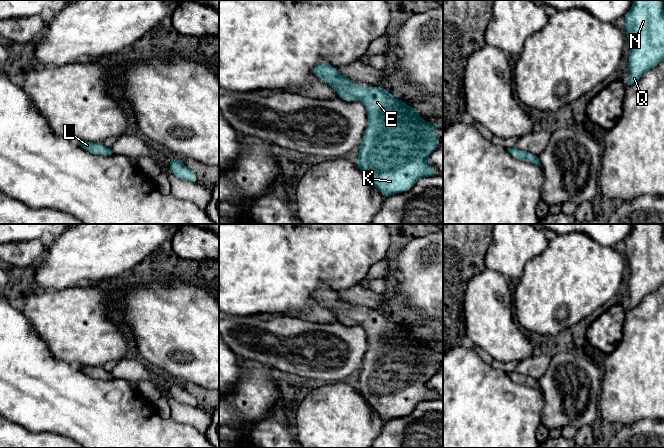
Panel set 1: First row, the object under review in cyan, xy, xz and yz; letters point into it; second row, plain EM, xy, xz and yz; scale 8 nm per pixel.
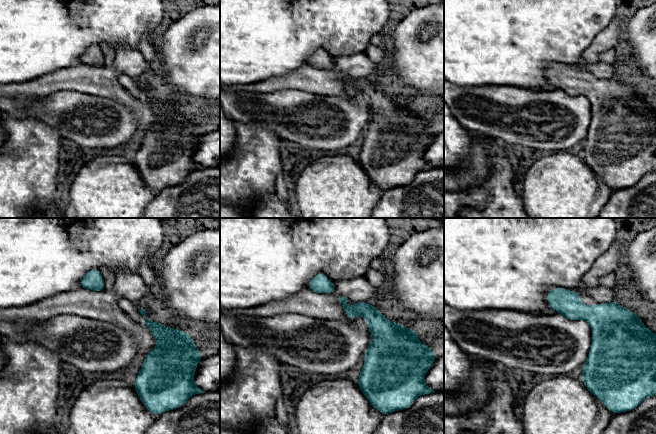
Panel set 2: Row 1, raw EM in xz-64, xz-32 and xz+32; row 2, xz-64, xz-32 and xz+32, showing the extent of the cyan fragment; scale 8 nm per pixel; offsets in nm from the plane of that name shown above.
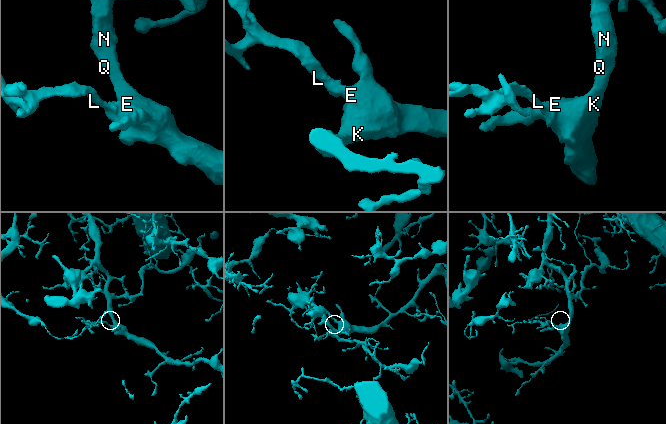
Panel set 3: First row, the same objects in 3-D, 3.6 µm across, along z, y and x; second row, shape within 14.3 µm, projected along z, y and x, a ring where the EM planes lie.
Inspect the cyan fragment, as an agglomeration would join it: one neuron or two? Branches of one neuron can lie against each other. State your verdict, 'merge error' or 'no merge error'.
no merge error

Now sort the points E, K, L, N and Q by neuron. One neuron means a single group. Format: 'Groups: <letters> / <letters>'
Groups: E K L N Q

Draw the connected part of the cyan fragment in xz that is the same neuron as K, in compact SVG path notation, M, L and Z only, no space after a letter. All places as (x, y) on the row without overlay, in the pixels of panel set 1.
M320 285L314 291L313 299L329 308L343 325L360 325L365 329L368 348L363 358L363 365L358 372L359 379L356 388L364 400L379 414L383 421L389 421L397 417L405 417L409 415L419 403L437 398L436 392L427 387L427 382L437 373L442 365L442 363L438 362L433 356L437 350L442 349L424 346L420 342L417 332L411 331L402 324L392 320L388 314L380 310L374 310L372 313L369 311L359 311L355 305L342 300L337 295L337 292L323 285Z

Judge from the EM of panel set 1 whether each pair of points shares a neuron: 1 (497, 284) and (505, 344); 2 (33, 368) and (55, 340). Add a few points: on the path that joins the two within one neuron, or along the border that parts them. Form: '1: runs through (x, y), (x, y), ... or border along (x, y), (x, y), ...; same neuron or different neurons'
1: runs through (492, 299), (493, 329); same neuron
2: border along (34, 329), (49, 353), (66, 363); different neurons

